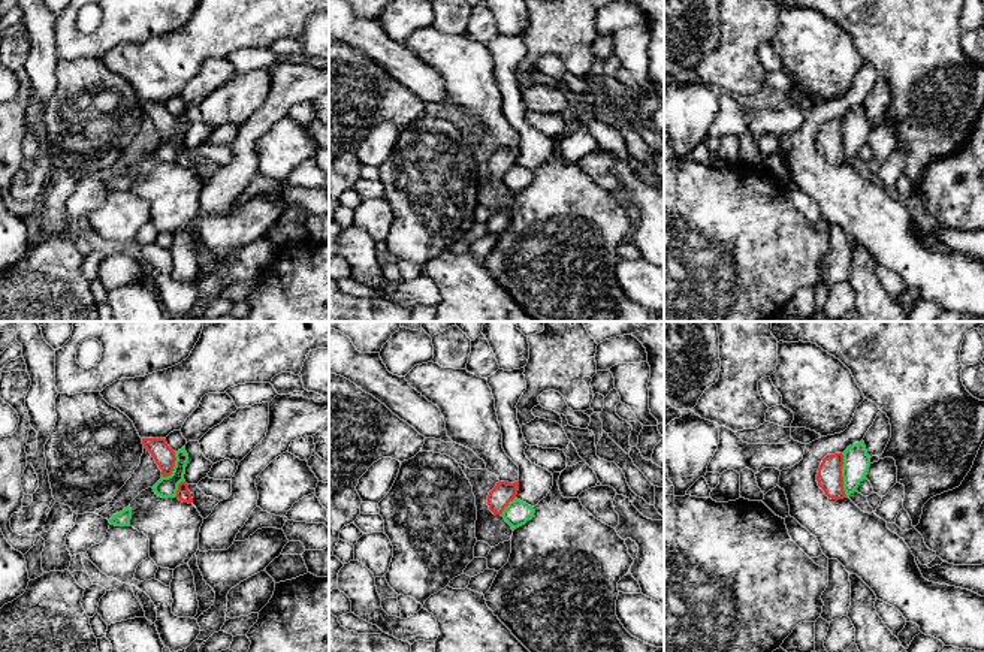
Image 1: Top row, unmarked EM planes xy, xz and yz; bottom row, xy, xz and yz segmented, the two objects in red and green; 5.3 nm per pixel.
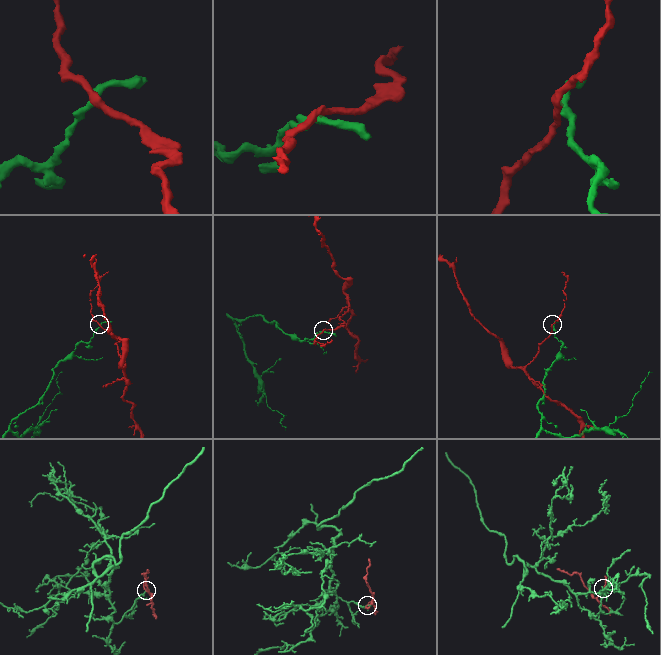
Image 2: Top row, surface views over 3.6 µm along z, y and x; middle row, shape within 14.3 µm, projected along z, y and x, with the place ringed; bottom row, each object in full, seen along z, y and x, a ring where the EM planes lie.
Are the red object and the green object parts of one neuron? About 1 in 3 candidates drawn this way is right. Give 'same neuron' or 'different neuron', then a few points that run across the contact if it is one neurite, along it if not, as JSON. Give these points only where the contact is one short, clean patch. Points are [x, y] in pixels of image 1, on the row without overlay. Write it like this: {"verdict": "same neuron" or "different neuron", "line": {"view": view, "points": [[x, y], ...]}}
{"verdict": "different neuron", "line": {"view": "yz", "points": [[841, 118], [842, 154], [847, 162]]}}

